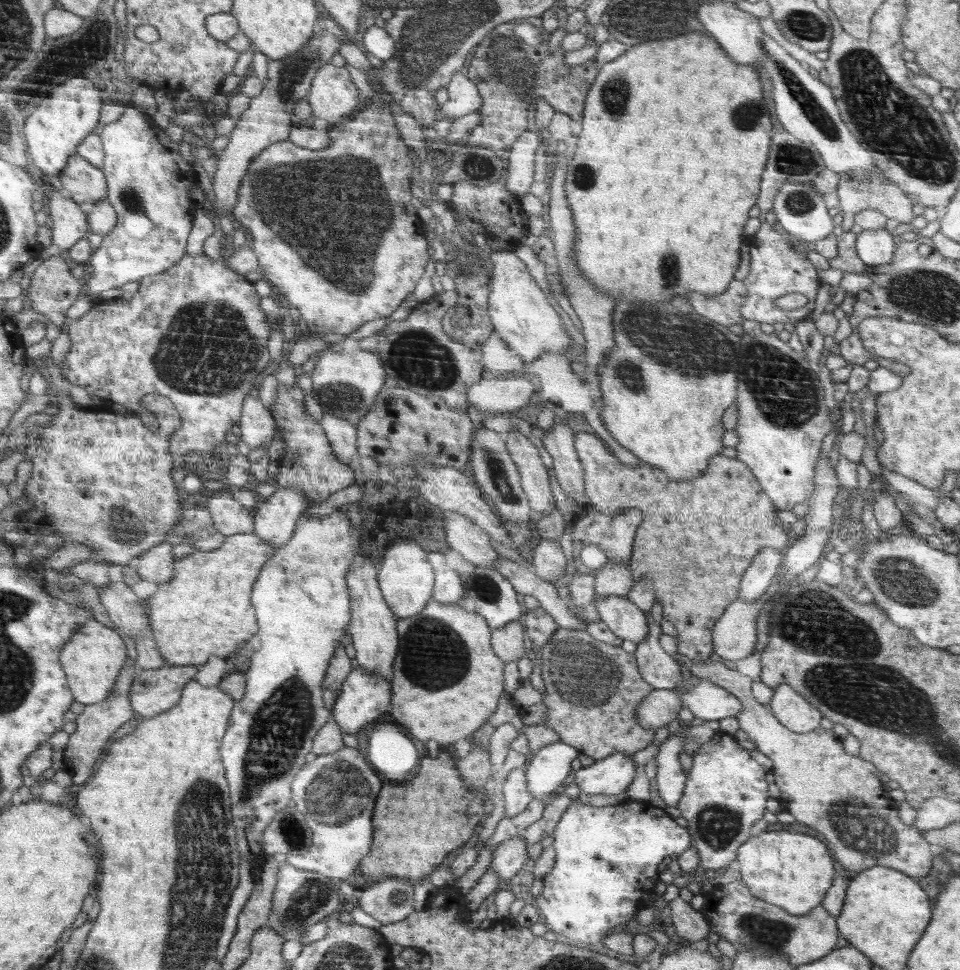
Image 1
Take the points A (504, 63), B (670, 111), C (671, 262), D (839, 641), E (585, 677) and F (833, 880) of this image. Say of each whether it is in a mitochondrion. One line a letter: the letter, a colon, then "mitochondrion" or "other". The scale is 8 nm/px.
A: mitochondrion
B: other
C: mitochondrion
D: mitochondrion
E: mitochondrion
F: other

